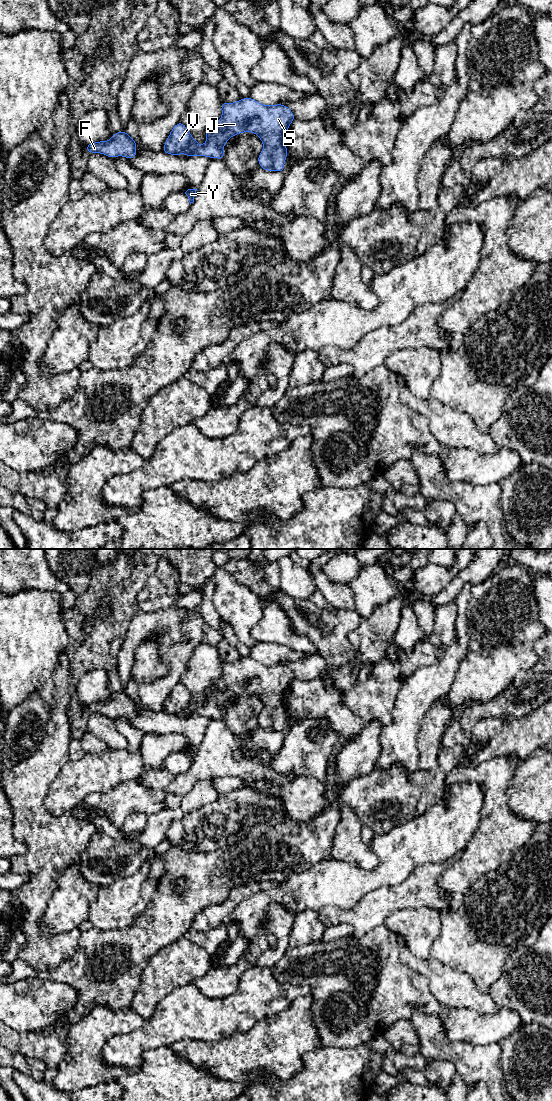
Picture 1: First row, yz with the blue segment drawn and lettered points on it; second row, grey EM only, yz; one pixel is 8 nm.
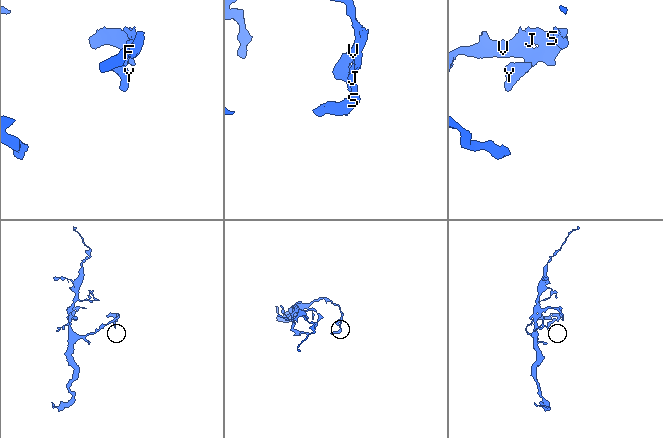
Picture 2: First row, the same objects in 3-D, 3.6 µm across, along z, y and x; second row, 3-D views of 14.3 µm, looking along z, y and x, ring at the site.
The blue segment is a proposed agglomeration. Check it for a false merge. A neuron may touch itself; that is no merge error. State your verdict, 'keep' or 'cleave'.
keep

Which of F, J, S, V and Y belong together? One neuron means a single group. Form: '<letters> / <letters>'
F J S V Y

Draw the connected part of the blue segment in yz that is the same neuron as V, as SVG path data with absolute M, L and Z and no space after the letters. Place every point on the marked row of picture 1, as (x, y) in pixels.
M248 97L234 103L222 102L221 111L223 116L206 131L205 145L199 145L180 121L171 130L161 152L223 160L223 147L231 137L243 131L252 132L257 134L264 146L258 155L260 167L266 171L284 172L287 158L286 133L295 120L287 106L266 106Z

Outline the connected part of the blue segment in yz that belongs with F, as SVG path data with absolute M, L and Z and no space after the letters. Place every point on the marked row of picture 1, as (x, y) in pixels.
M125 131L112 135L109 141L100 141L87 144L86 151L90 153L102 153L110 158L123 156L133 159L136 155L136 142Z

